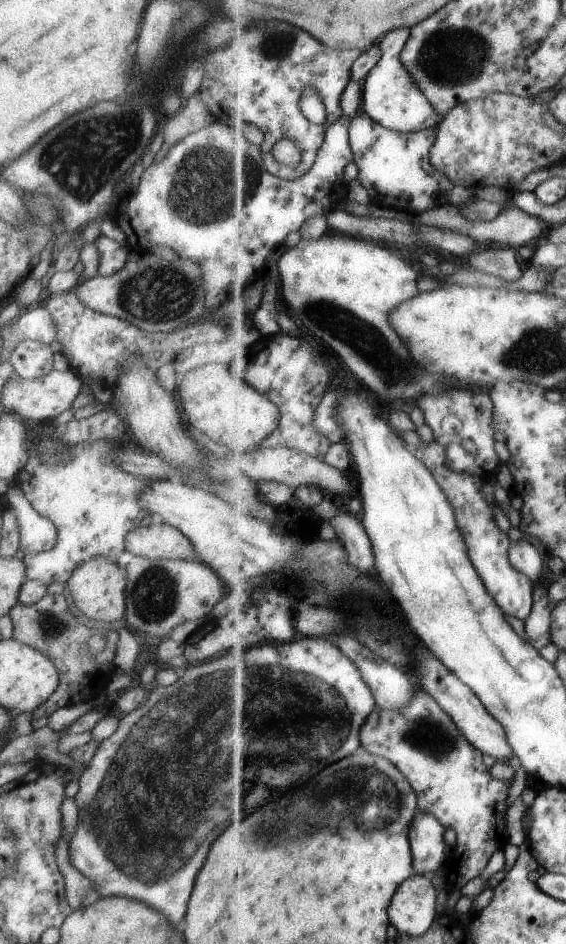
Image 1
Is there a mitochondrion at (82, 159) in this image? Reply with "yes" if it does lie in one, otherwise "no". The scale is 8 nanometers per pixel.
yes

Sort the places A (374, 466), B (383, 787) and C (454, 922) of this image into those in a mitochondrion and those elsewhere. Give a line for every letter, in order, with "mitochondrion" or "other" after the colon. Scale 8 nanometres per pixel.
A: other
B: mitochondrion
C: other

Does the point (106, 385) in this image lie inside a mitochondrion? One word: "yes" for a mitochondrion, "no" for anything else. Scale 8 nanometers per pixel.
no

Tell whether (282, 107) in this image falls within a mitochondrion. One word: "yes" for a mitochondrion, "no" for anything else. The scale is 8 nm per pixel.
no

